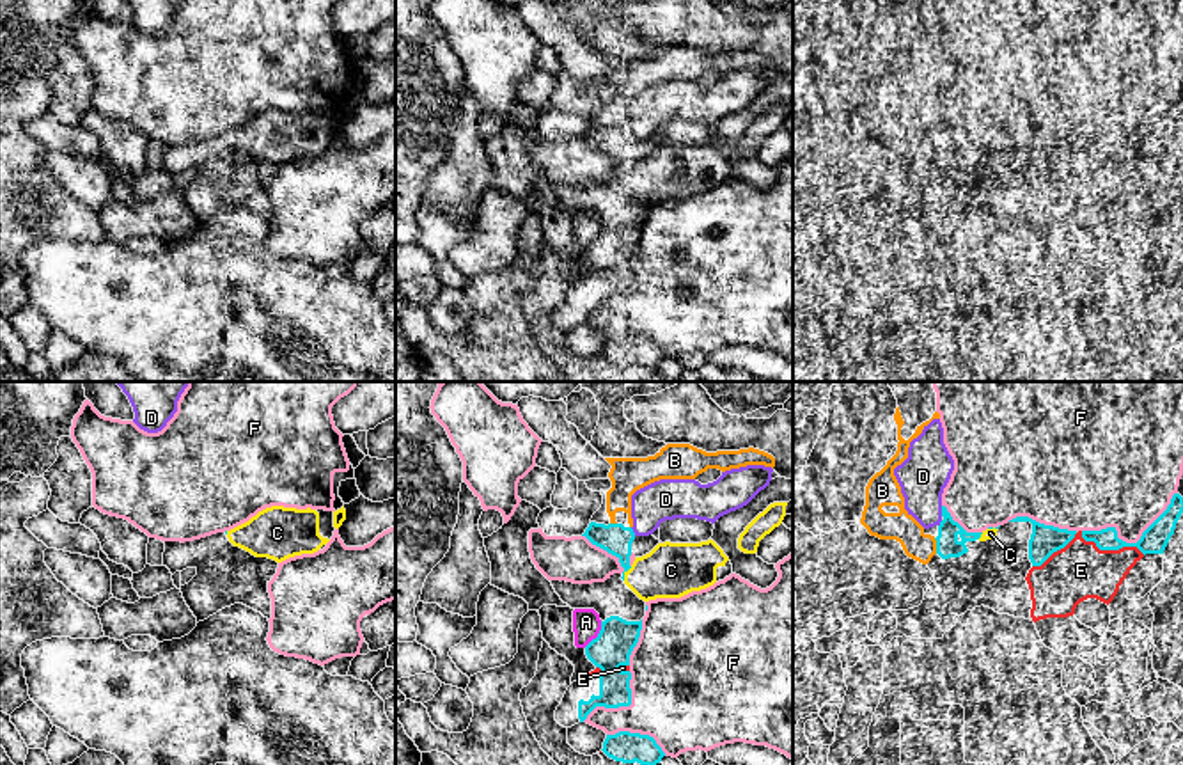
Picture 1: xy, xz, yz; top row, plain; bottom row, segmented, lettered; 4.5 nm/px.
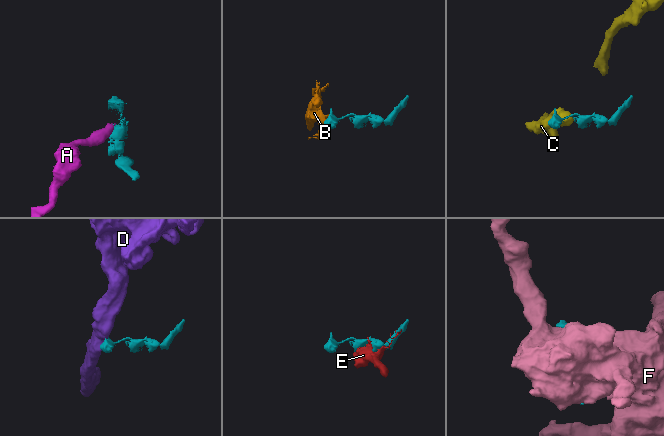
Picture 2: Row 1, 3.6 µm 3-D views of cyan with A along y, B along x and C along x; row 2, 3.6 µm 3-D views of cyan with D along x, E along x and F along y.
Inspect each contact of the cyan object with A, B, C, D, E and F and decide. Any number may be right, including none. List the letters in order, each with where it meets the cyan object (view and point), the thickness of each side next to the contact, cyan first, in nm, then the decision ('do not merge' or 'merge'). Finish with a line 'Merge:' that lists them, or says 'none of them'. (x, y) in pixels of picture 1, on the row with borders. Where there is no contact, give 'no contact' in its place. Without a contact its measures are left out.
A: xz (598, 636) | 170/130 nm | do not merge
B: yz (937, 545) | 110/140 nm | do not merge
C: xz (623, 574) | 140/260 nm | do not merge
D: yz (942, 512) | 110/220 nm | do not merge
E: yz (1111, 549) | 120/260 nm | do not merge
F: yz (1132, 544) | 120/380 nm | merge
Merge: F

